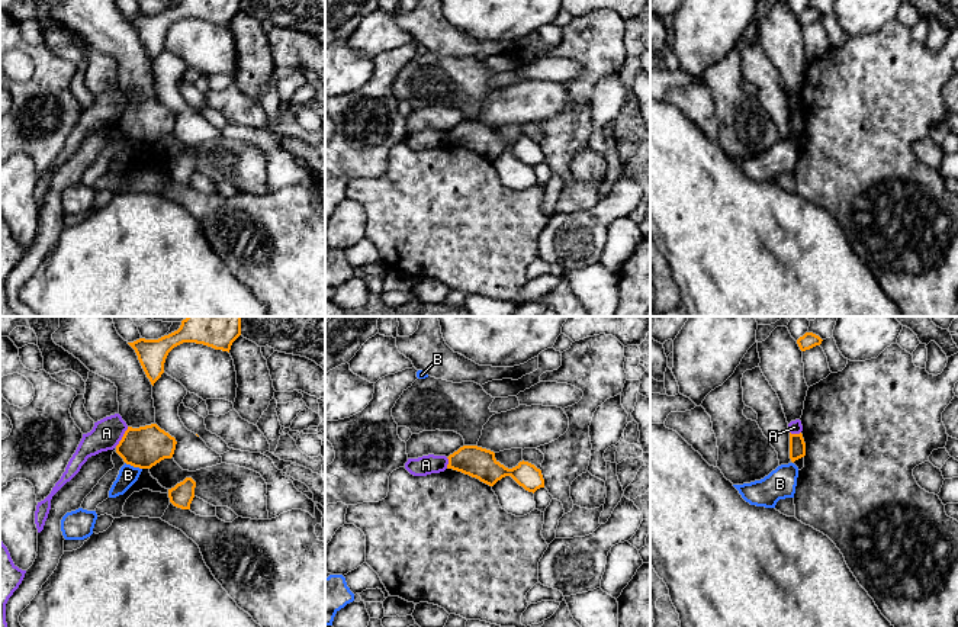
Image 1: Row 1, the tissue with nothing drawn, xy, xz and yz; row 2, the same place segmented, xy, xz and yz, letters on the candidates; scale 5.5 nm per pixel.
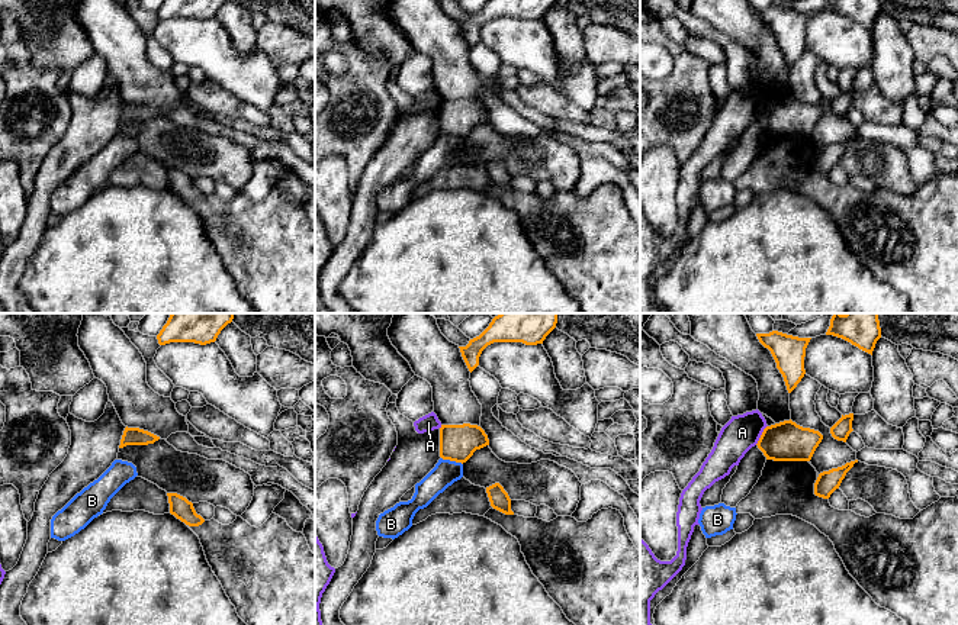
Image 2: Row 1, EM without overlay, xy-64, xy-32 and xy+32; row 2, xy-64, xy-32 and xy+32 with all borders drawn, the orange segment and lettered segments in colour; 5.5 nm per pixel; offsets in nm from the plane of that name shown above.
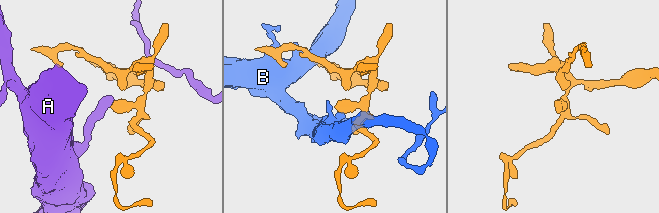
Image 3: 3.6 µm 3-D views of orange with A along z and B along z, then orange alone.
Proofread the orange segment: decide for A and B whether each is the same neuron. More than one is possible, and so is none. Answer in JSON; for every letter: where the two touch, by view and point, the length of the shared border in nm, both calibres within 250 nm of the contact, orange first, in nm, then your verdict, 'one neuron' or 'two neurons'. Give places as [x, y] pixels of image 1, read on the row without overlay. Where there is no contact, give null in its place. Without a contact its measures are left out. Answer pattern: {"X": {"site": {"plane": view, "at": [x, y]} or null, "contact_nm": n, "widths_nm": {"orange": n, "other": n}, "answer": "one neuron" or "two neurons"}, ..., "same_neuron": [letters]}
{"A": {"site": {"plane": "xy", "at": [122, 112]}, "contact_nm": 130, "widths_nm": {"orange": 220, "other": 160}, "answer": "two neurons"}, "B": {"site": {"plane": "xy", "at": [134, 141]}, "contact_nm": 100, "widths_nm": {"orange": 220, "other": 110}, "answer": "two neurons"}, "same_neuron": []}

